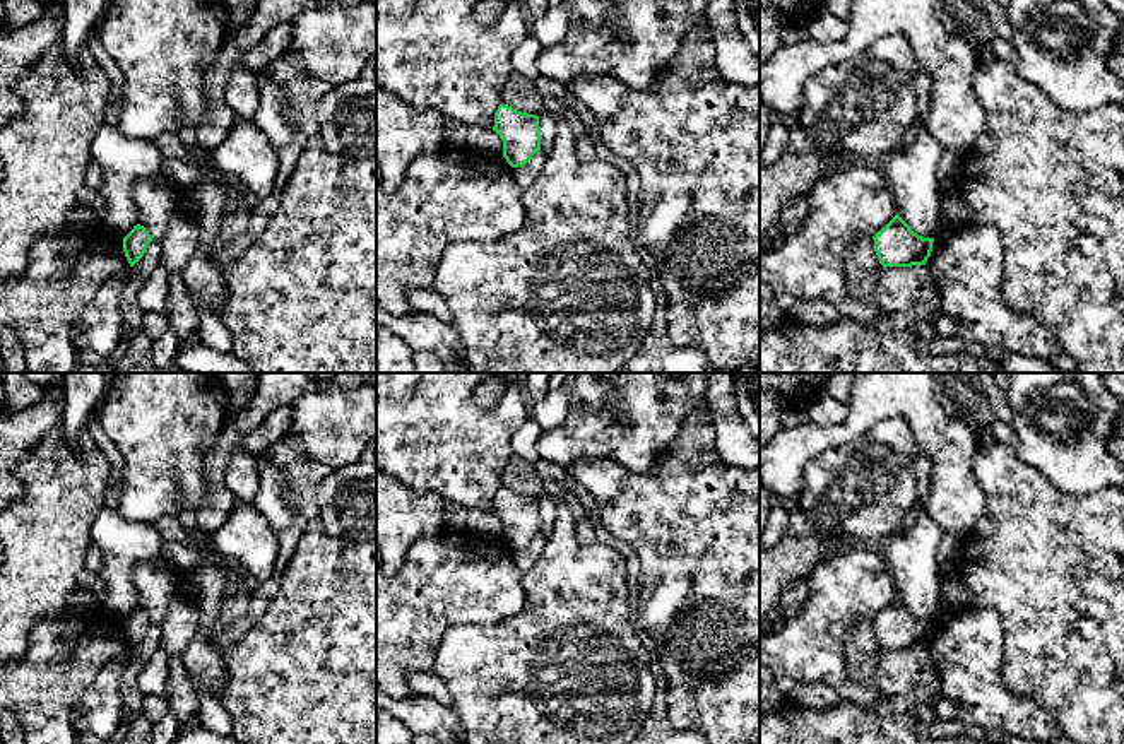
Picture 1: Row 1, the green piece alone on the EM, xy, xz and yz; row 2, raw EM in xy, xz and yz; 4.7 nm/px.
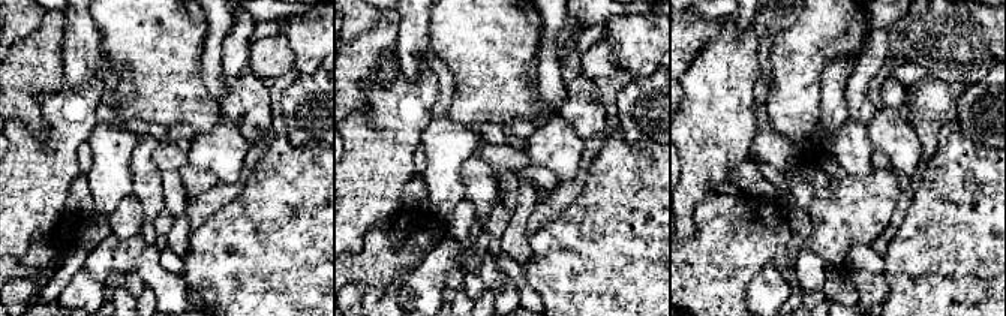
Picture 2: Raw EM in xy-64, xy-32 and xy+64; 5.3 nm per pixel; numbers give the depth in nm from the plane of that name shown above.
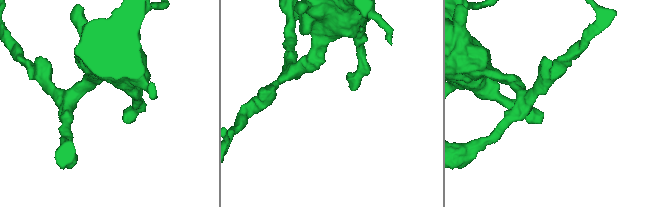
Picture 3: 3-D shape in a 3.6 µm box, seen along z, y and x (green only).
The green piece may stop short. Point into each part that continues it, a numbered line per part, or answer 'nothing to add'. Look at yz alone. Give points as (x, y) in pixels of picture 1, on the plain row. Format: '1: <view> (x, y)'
nothing to add

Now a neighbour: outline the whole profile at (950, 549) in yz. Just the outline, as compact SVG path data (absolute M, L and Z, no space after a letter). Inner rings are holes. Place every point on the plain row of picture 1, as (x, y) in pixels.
M944 534L939 551L938 551L938 564L943 575L949 575L956 571L958 559L963 549L963 540L958 535Z

